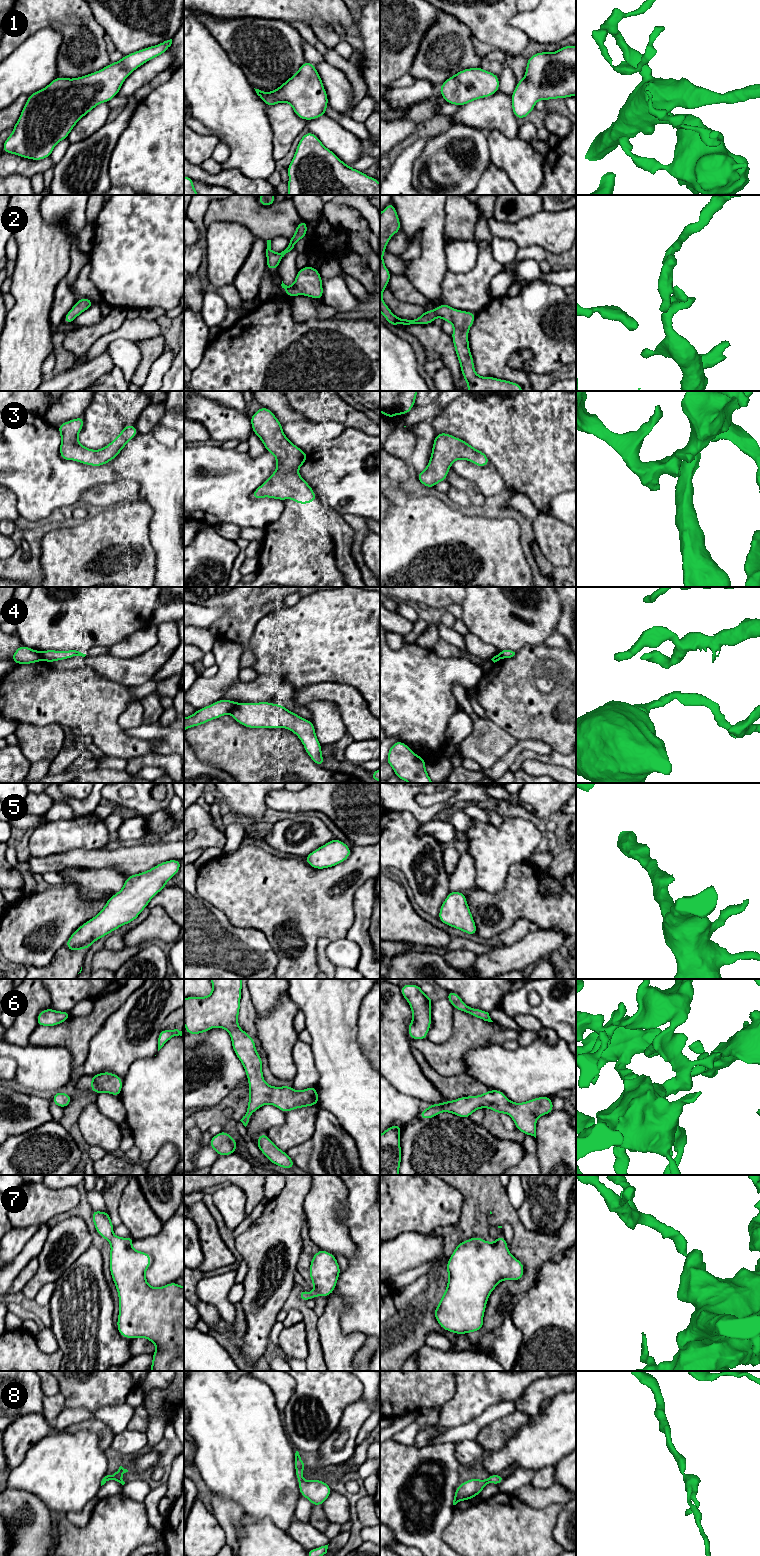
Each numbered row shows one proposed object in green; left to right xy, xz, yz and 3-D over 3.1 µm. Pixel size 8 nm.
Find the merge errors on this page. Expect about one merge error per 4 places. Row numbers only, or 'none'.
4

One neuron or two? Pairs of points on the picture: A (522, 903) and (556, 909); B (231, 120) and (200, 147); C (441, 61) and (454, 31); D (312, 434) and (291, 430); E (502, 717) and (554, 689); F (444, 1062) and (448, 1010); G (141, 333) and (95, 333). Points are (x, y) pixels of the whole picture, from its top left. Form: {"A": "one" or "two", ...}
{"A": "one", "B": "two", "C": "one", "D": "one", "E": "one", "F": "two", "G": "two"}

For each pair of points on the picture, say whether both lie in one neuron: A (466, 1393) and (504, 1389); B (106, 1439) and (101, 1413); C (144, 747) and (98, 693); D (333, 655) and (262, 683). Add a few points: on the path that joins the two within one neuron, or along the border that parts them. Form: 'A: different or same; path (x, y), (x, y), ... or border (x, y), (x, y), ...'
A: same; path (475, 1391), (495, 1389)
B: different; border (93, 1416), (104, 1422), (114, 1434)
C: same; path (127, 745), (98, 716), (98, 710)
D: different; border (259, 674), (274, 676), (280, 682)

